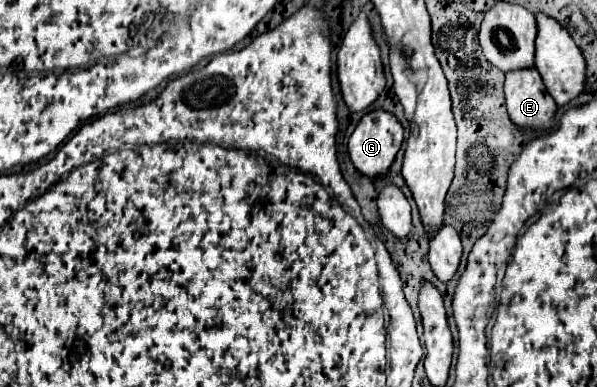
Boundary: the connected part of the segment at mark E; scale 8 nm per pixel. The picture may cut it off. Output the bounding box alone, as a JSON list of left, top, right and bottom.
[505,69,557,131]

